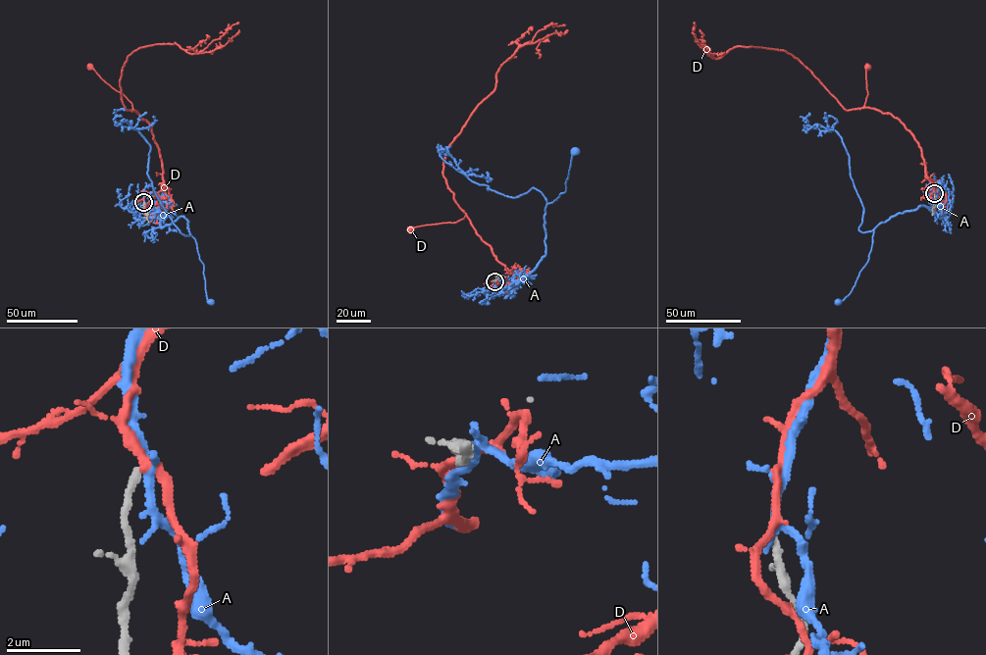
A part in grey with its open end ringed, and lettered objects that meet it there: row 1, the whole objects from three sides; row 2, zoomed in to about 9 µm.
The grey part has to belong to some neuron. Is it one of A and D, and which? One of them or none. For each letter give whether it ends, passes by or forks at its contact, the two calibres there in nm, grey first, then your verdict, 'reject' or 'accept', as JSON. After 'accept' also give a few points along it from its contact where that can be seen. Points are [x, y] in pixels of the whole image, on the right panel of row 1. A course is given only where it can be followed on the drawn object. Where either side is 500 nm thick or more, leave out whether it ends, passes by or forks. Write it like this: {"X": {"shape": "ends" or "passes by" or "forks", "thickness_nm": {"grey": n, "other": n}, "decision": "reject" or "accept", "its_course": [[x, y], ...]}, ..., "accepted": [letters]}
{"A": {"shape": "passes by", "thickness_nm": {"grey": 220, "other": 240}, "decision": "reject"}, "D": {"shape": "passes by", "thickness_nm": {"grey": 220, "other": 240}, "decision": "reject"}, "accepted": []}

